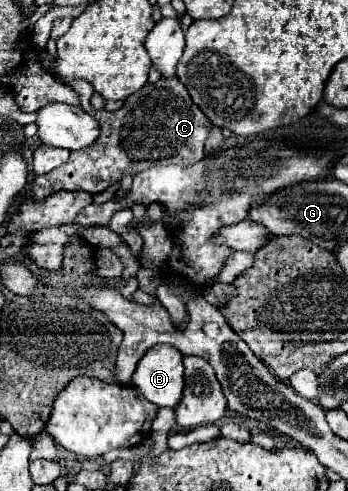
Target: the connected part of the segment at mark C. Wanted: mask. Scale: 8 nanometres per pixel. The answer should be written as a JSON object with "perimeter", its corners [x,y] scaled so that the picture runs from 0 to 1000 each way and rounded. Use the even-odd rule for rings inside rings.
{"perimeter":[[[207,161],[201,173],[230,193],[230,218],[247,222],[247,230],[259,230],[276,246],[299,246],[287,259],[287,279],[259,299],[201,312],[201,324],[178,340],[144,348],[138,356],[103,360],[86,373],[86,409],[121,409],[167,385],[247,385],[253,393],[276,397],[345,373],[356,356],[391,356],[425,344],[425,336],[506,332],[552,340],[580,328],[586,291],[615,255],[580,230],[580,222],[557,214],[534,177],[511,161],[460,161],[443,173],[420,169],[397,189],[368,198],[339,226],[276,226],[259,214],[259,169],[236,161]]]}

